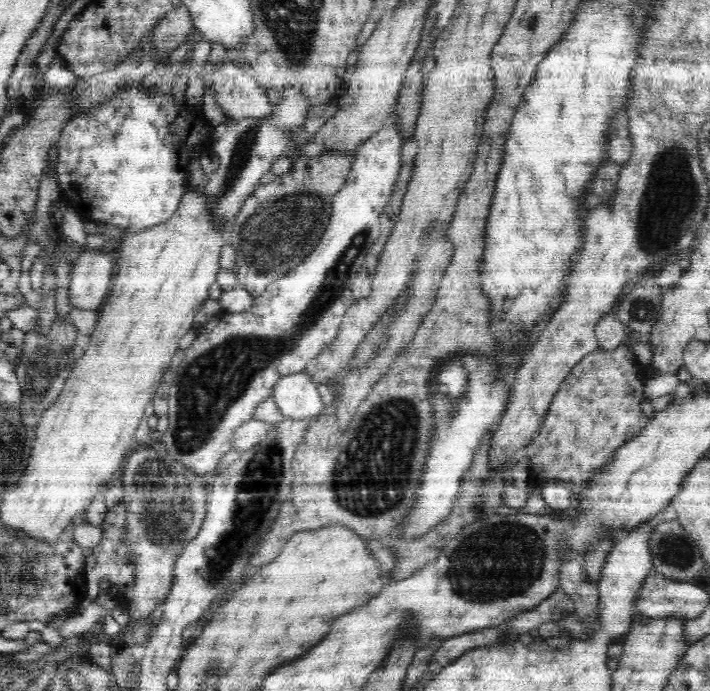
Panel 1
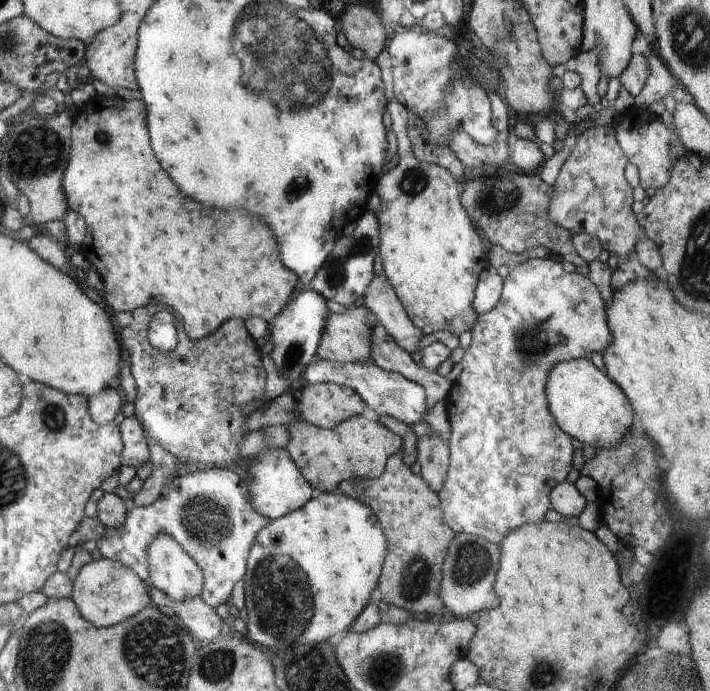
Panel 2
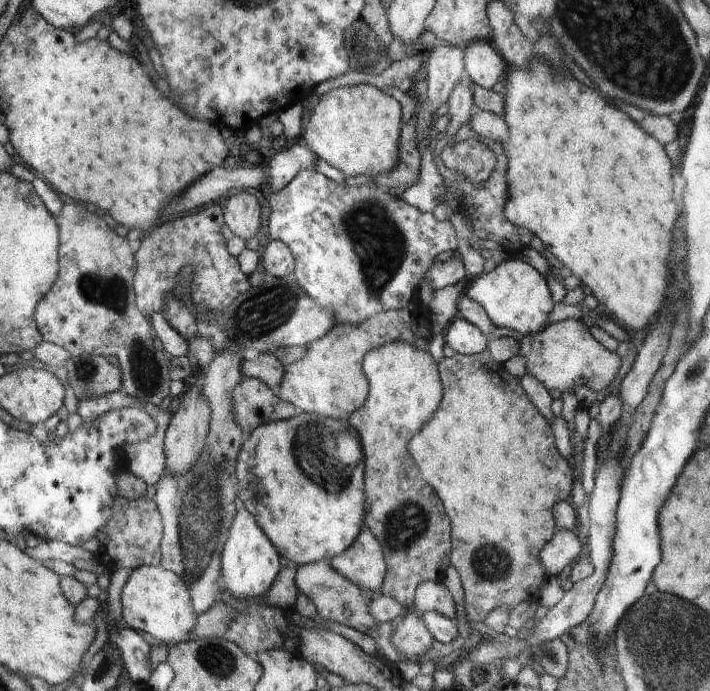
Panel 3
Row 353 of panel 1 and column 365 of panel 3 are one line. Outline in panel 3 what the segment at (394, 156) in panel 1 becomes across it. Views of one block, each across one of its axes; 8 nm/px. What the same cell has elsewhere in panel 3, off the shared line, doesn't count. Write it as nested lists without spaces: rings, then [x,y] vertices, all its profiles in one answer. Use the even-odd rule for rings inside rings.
[[[304,168],[304,170],[300,170],[280,192],[271,195],[267,194],[266,196],[270,205],[270,213],[268,226],[265,229],[269,231],[270,238],[282,241],[285,245],[288,245],[292,256],[295,258],[295,269],[292,275],[296,282],[298,282],[298,286],[300,286],[300,288],[308,294],[310,300],[316,302],[320,308],[332,310],[337,324],[344,324],[344,322],[348,322],[348,324],[360,324],[360,322],[364,322],[366,318],[370,318],[374,316],[374,314],[404,308],[406,302],[413,299],[413,294],[417,290],[418,285],[422,282],[422,279],[424,279],[424,276],[426,276],[436,256],[442,252],[448,252],[448,250],[456,251],[458,248],[456,231],[449,217],[439,222],[432,213],[420,212],[420,210],[414,208],[414,206],[410,206],[404,199],[395,198],[388,193],[388,191],[384,191],[384,189],[379,188],[373,183],[369,185],[352,186],[345,182],[334,182],[331,178],[316,172],[314,169]]]

